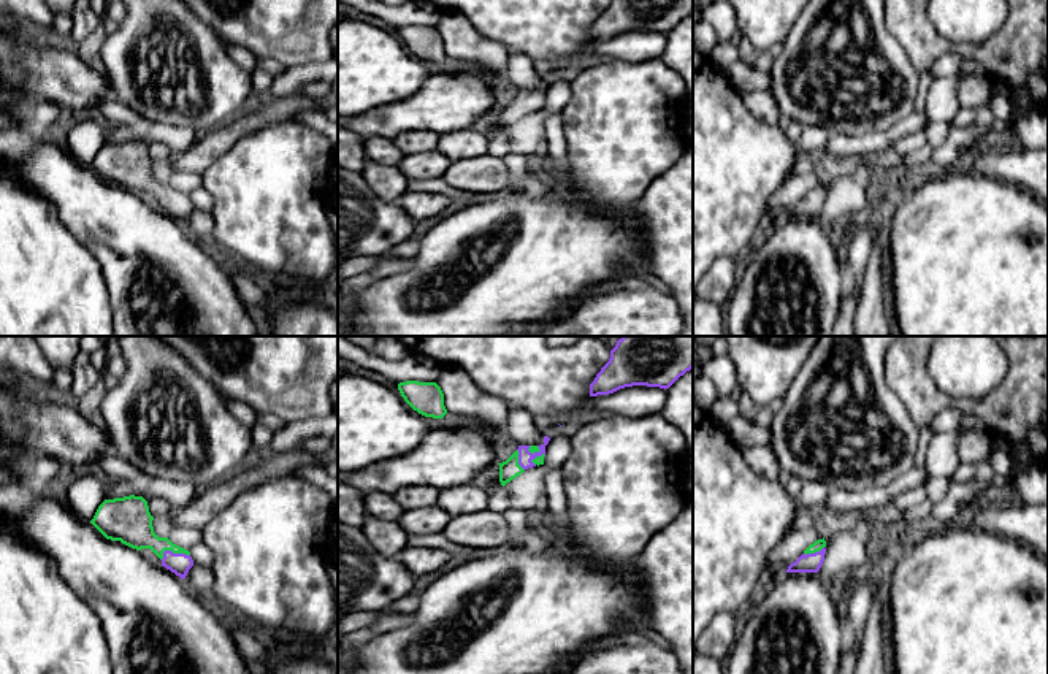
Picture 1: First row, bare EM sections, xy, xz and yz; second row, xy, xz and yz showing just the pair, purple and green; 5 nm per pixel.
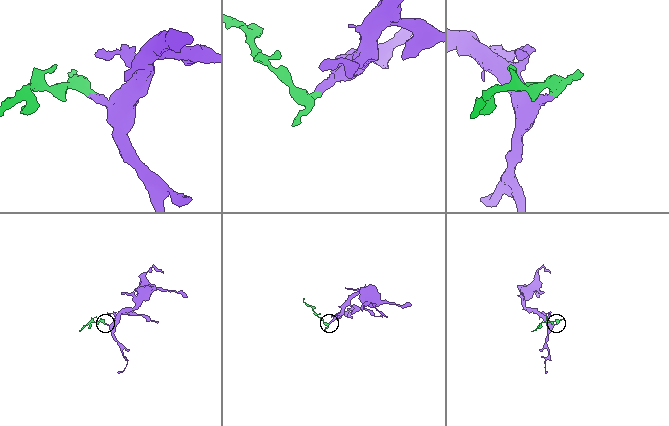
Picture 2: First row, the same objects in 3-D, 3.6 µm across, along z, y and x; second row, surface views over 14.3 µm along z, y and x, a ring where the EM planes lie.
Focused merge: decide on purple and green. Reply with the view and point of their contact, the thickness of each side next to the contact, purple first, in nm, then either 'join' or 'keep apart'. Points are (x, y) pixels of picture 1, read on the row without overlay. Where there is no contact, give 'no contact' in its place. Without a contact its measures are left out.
xy (172, 197) | 110/200 nm | join

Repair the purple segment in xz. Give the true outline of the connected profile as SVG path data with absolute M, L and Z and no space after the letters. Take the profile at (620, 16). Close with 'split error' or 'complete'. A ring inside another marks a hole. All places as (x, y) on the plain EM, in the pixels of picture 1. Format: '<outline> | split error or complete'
M610 0L590 29L590 41L609 40L625 32L669 33L693 13L693 0Z | complete

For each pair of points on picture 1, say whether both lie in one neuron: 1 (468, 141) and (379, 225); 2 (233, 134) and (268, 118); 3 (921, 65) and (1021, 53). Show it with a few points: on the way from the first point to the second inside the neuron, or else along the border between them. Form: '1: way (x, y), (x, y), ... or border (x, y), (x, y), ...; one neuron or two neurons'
1: border (368, 186), (379, 197), (393, 200), (414, 222); two neurons
2: way (241, 126), (260, 118); one neuron
3: way (944, 46), (996, 53); one neuron

